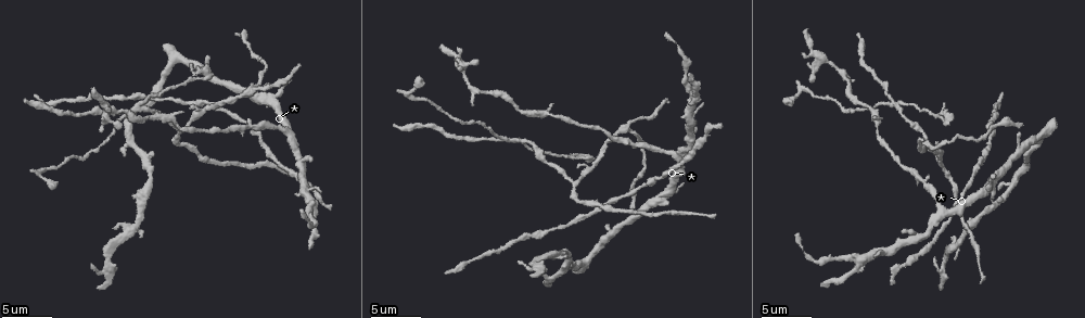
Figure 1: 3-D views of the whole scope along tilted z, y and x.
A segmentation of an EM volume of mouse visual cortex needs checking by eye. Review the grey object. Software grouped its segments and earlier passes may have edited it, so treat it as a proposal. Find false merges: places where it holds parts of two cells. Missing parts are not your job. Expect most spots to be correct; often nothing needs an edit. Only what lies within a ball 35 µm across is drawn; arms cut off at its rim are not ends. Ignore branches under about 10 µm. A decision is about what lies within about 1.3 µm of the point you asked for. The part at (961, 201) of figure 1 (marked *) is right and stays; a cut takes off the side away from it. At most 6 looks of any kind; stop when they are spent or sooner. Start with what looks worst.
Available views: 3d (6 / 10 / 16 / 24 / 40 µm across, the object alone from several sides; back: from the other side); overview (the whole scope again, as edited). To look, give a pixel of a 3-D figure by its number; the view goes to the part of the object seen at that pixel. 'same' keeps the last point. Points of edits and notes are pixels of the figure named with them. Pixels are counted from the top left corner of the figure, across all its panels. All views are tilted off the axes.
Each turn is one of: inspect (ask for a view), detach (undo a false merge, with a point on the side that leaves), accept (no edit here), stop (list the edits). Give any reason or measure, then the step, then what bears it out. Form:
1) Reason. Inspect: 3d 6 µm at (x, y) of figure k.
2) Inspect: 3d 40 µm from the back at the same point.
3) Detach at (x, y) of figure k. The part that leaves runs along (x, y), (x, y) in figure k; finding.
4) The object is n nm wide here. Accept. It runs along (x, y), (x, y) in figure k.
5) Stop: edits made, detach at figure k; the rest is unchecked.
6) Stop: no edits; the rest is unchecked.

Looks like a crossing. Inspect: 3d 10 µm at (939, 209) of figure 1.

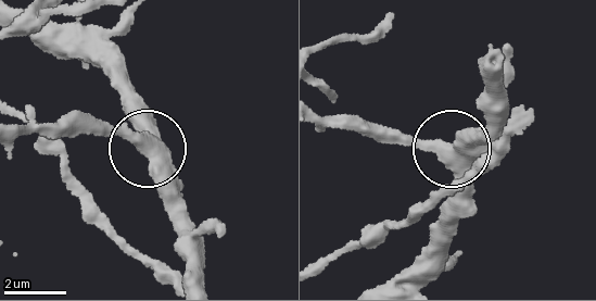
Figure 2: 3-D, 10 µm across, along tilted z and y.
Inspect: 3d 6 µm at (150, 154) of figure 2.

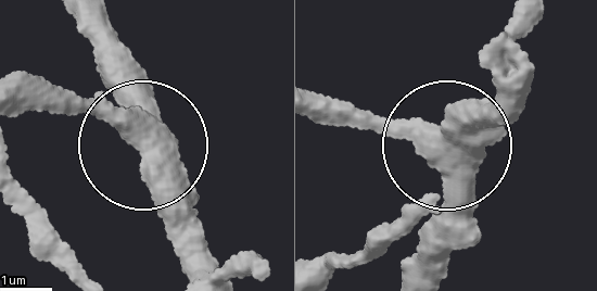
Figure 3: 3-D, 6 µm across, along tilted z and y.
Accept. It runs along (100, 64), (139, 117), (160, 207), (204, 273) in figure 3; all the same cell.

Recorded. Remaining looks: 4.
Inspect: 3d 10 µm at (913, 172) of figure 1.

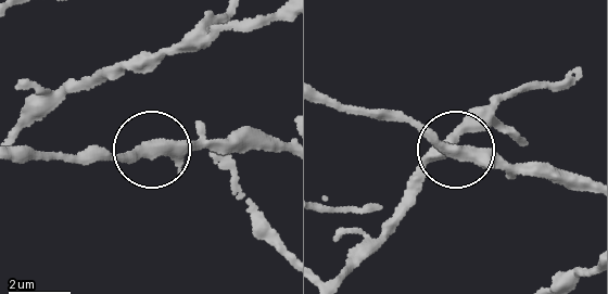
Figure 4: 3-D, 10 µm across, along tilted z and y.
Inspect: 3d 6 µm at (151, 149) of figure 4.

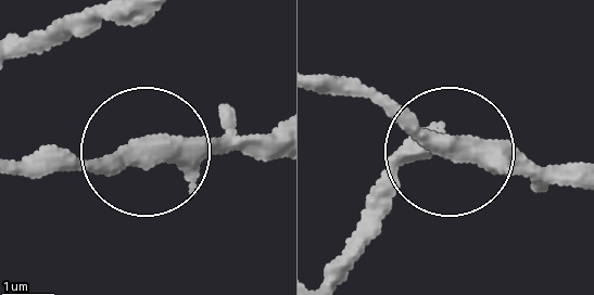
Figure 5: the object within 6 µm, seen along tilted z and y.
The side arm is 24 µm long. Accept. One cell here.

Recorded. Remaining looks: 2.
Three arms meet. Inspect: 3d 10 µm at (573, 183) of figure 1.

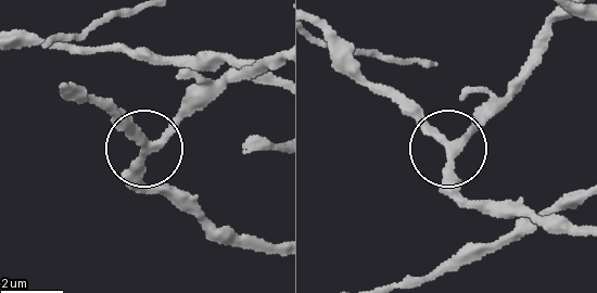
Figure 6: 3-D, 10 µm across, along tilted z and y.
Accept. Continuous, no second cell.

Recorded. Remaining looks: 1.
Stop: no edits; the rest is unchecked.

